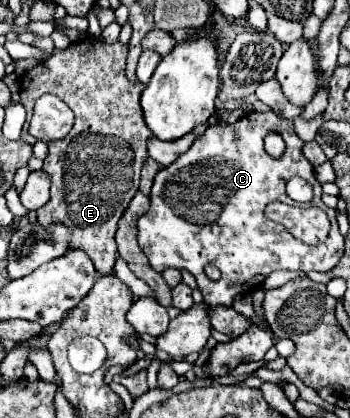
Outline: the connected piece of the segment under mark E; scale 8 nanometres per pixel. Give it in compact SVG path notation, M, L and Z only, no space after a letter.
M92 35L84 37L78 43L68 45L66 49L54 49L52 57L38 63L34 69L22 75L20 79L20 97L22 105L26 109L26 123L22 129L22 140L33 145L37 140L28 132L29 122L33 115L33 109L38 97L46 93L58 95L76 115L76 123L66 139L48 143L48 155L44 159L44 171L52 179L52 197L50 201L40 207L38 221L46 227L52 221L62 221L64 225L72 227L74 235L70 241L70 249L84 249L88 257L94 261L94 267L98 273L108 275L112 273L114 261L116 261L116 229L122 213L130 205L130 199L138 191L140 183L140 171L148 159L146 143L152 137L152 131L146 127L140 107L140 93L144 85L132 85L126 75L126 55L128 55L128 43L104 43L102 39L96 39Z

